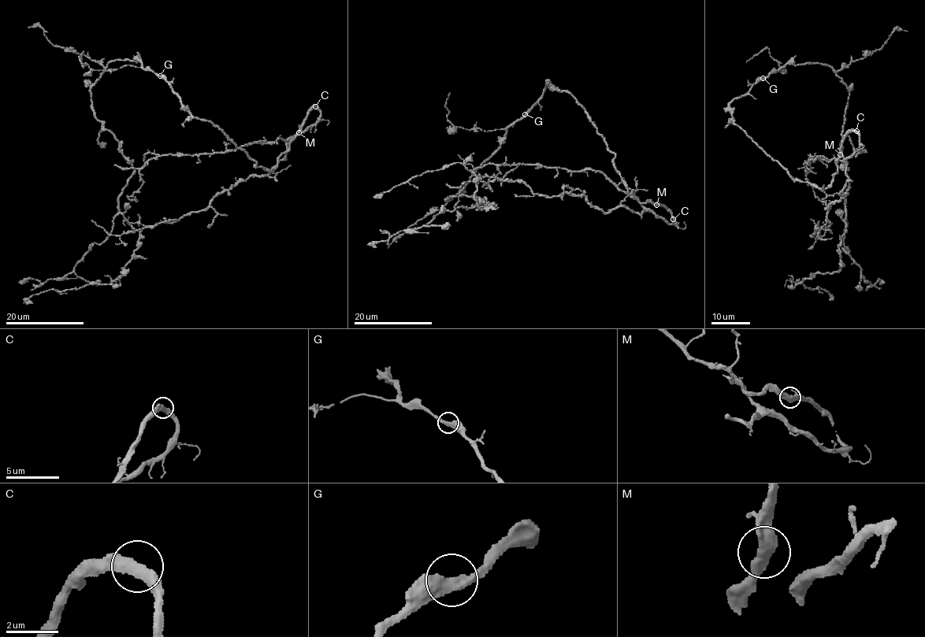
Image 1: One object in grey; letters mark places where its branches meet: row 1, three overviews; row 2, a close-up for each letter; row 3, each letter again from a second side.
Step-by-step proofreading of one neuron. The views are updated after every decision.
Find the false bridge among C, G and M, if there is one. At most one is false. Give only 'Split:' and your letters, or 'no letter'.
Split: no letter

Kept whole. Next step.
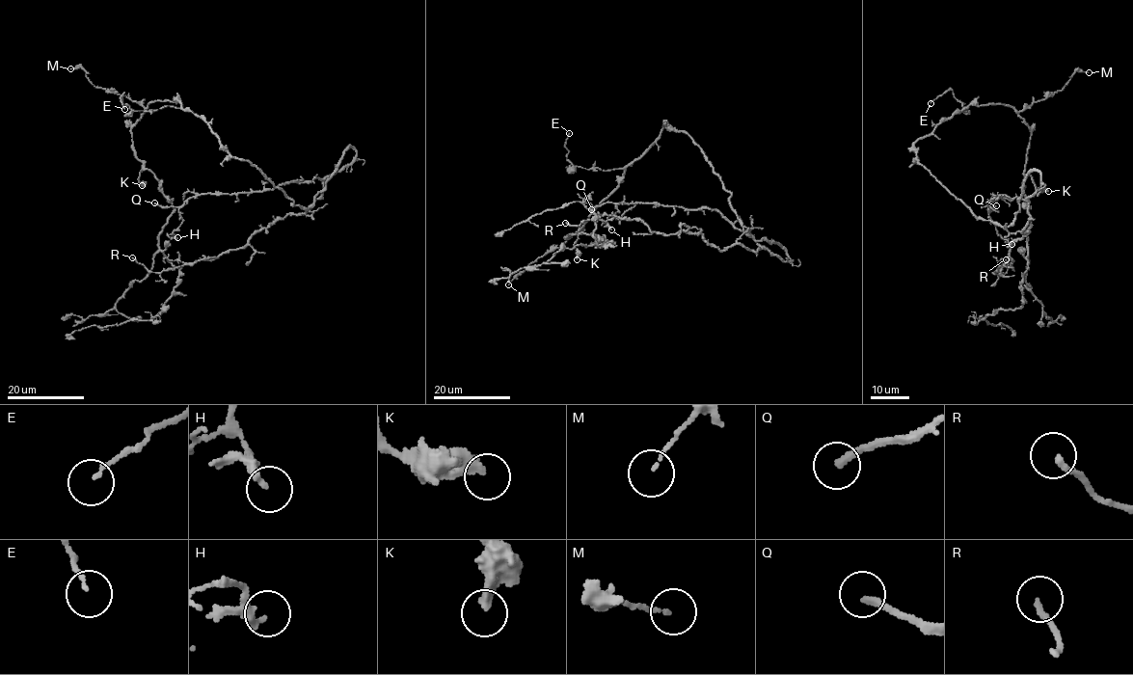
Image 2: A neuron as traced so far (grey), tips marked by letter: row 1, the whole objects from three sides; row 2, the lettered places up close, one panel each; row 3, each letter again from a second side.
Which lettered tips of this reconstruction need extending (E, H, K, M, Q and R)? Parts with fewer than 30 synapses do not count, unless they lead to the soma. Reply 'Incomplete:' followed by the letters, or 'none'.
Incomplete: none

